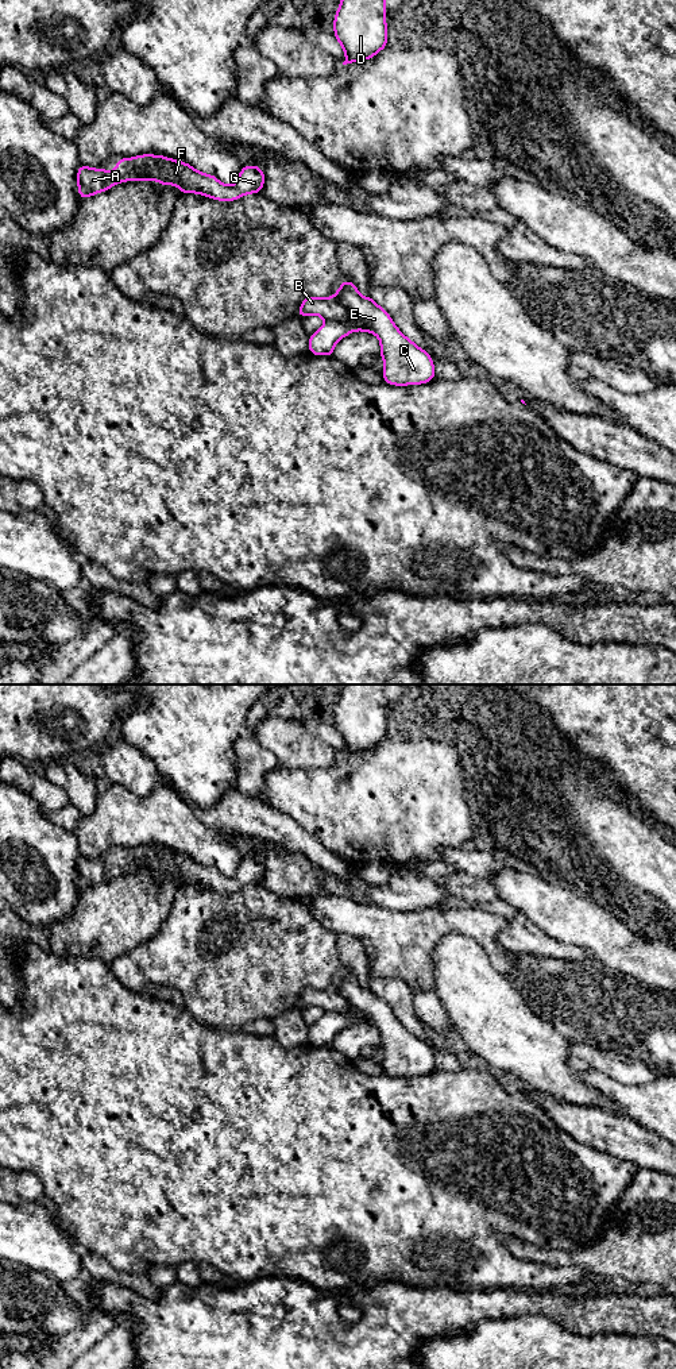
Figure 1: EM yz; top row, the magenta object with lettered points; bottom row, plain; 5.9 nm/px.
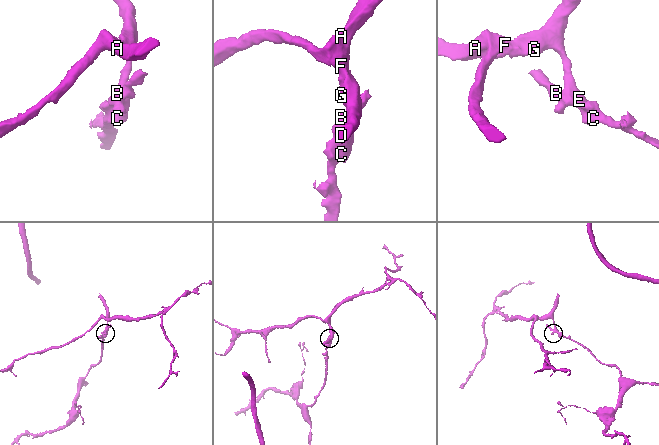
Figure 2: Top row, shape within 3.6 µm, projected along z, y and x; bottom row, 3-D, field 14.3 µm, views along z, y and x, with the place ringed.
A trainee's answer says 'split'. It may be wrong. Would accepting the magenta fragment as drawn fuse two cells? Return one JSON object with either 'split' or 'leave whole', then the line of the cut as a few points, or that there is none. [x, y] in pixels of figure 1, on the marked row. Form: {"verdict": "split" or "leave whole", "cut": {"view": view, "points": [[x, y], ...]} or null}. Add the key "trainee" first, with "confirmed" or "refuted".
{"trainee": "confirmed", "verdict": "split", "cut": {"view": "yz", "points": [[335, 296], [348, 317], [325, 321]]}}

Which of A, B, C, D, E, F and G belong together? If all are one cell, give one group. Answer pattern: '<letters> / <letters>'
A C D E F G / B

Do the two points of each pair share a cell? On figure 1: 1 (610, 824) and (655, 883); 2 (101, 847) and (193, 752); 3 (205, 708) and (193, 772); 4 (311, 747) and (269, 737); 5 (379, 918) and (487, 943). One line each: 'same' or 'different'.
1: same
2: different
3: same
4: same
5: same

